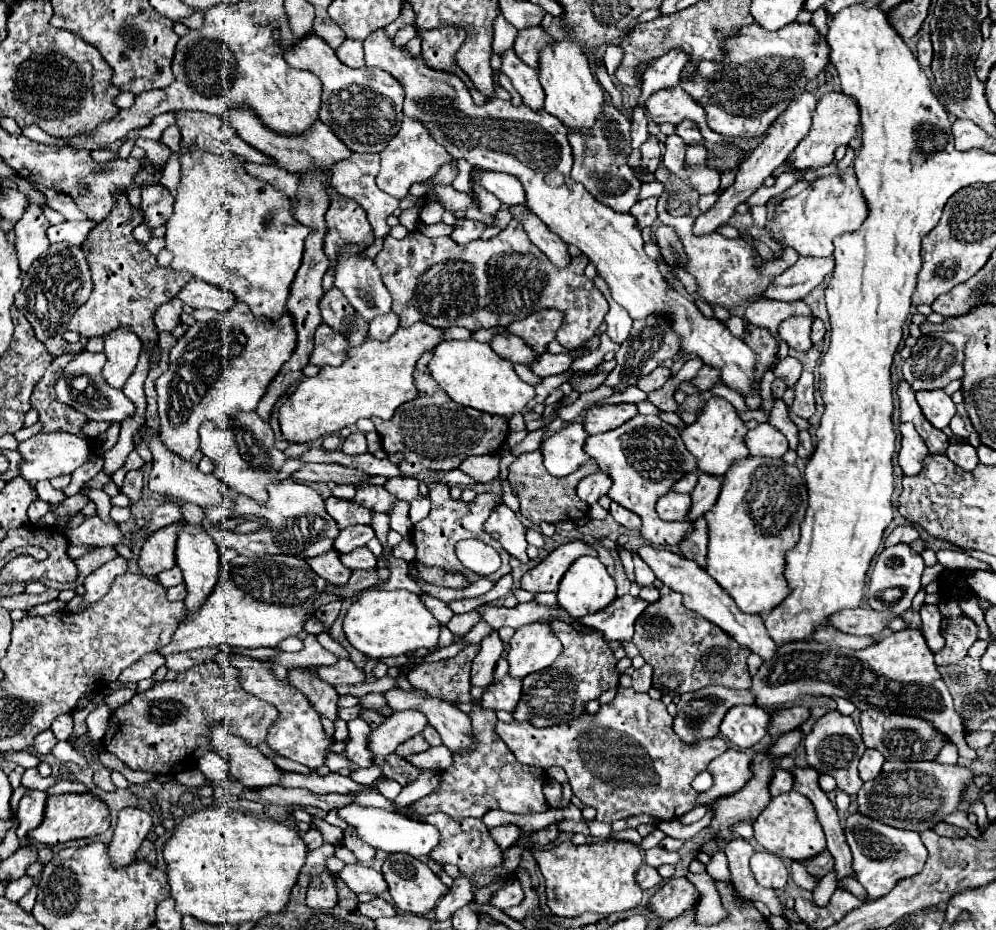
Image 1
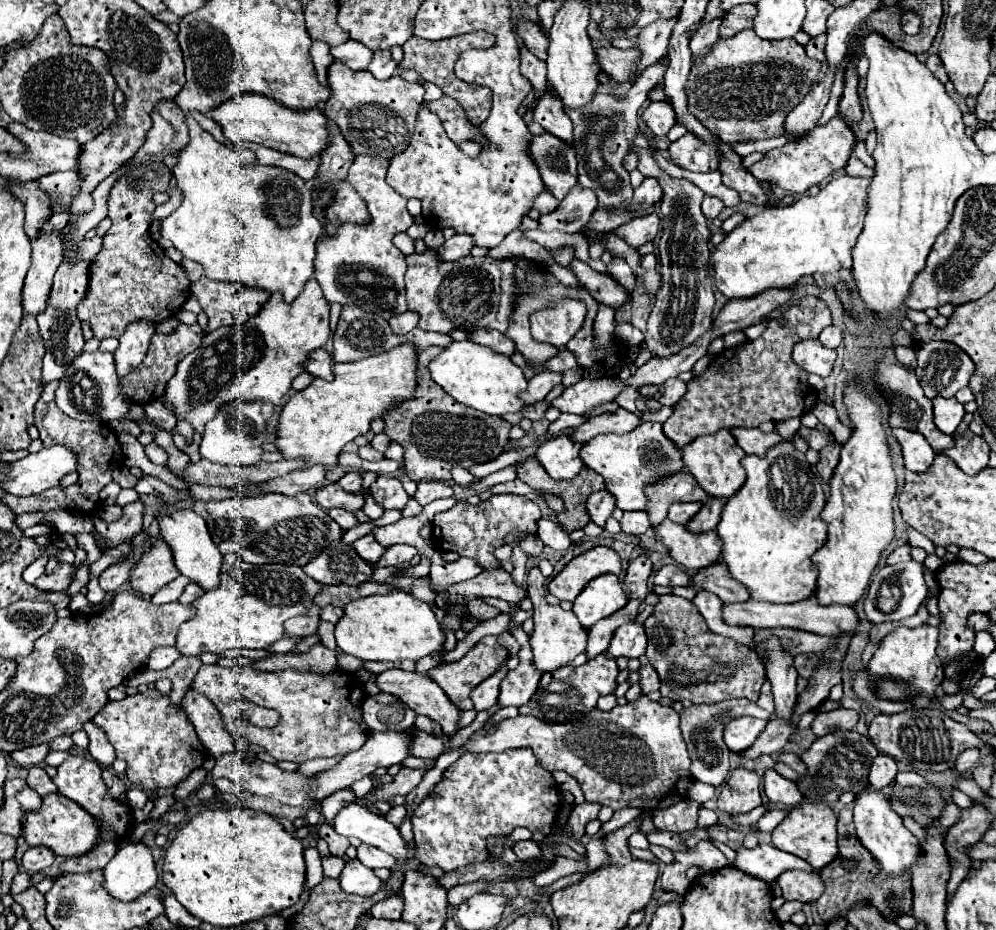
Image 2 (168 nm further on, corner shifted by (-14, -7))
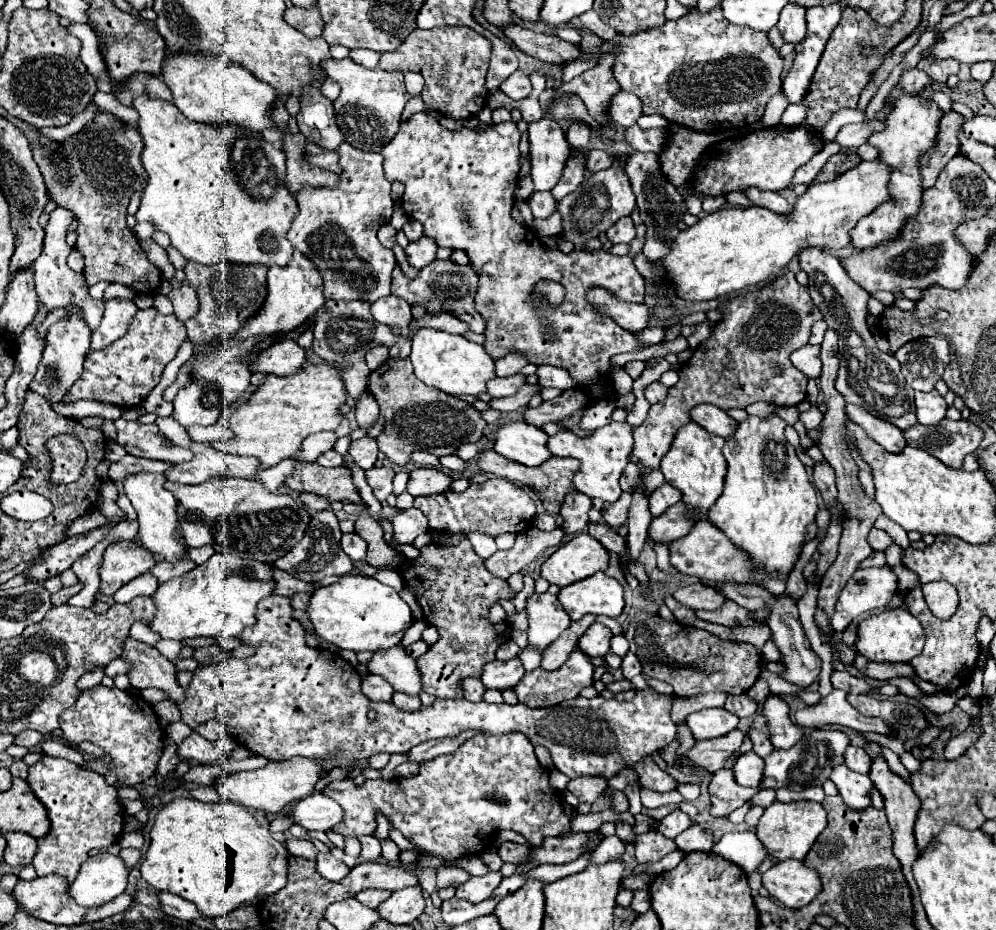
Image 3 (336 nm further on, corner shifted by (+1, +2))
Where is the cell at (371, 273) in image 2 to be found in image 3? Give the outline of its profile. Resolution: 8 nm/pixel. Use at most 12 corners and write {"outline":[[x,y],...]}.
{"outline":[[340,144],[334,188],[304,186],[288,240],[332,300],[390,294],[382,156]]}

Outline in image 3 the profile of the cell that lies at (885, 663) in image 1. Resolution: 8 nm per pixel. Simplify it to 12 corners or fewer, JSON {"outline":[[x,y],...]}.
{"outline":[[908,610],[858,624],[856,648],[874,662],[908,662],[924,630]]}

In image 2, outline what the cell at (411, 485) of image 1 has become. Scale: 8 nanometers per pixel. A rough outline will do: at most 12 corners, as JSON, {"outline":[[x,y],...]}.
{"outline":[[419,483],[413,499],[427,505],[435,499],[451,497],[445,483]]}

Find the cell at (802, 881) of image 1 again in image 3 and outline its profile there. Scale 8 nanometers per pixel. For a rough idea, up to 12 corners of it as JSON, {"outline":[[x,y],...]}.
{"outline":[[754,832],[724,834],[712,852],[754,872],[768,856]]}

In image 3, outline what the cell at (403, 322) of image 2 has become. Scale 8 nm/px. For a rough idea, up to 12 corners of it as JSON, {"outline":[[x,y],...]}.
{"outline":[[394,294],[372,304],[382,324],[398,324],[408,336],[410,304]]}

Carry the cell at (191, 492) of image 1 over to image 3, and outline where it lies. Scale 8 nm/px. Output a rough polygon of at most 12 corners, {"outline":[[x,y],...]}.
{"outline":[[70,310],[48,328],[28,388],[62,402],[80,378],[90,328]]}

